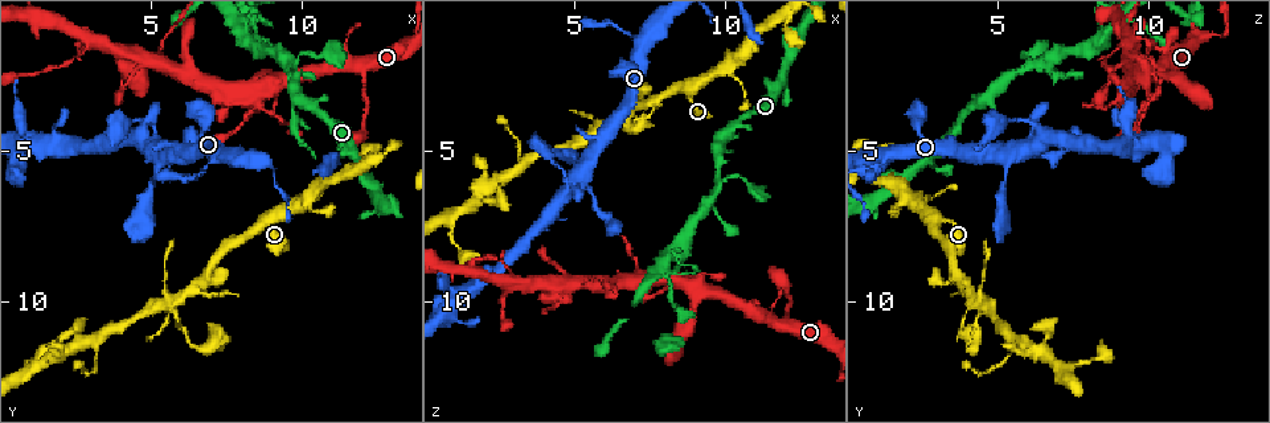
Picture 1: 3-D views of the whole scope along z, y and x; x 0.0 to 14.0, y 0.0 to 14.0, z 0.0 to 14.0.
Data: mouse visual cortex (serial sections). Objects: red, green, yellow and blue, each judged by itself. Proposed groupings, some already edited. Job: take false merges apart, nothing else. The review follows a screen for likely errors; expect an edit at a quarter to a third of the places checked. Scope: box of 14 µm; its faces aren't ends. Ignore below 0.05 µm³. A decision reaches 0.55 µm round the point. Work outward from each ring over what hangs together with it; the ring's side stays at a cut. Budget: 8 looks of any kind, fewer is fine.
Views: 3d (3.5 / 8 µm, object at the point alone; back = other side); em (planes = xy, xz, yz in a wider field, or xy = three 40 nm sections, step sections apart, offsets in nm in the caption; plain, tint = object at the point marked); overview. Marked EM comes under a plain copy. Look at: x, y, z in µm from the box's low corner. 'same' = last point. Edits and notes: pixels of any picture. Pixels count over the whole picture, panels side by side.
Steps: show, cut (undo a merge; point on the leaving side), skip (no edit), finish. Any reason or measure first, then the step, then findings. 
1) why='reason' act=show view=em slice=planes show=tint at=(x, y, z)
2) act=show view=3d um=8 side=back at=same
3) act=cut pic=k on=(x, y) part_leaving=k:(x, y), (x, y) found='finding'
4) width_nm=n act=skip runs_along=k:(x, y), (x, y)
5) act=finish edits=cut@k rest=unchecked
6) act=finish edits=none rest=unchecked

why='abrupt turn' act=show view=3d um=8 side=back at=(5.6, 10.0, 4.4)

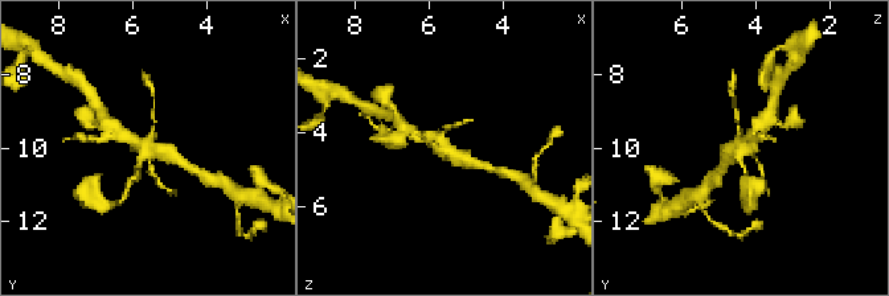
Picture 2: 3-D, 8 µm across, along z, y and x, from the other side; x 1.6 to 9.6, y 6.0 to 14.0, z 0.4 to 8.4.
act=show view=em slice=xy step=5 show=tint at=(5.6, 10.1, 4.4)

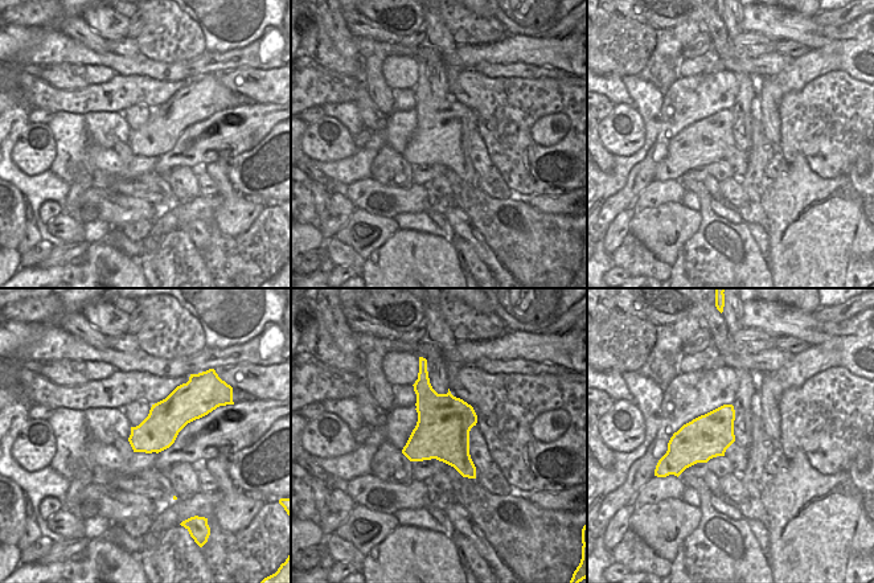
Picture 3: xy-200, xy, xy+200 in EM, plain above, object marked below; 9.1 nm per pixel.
act=skip runs_along=2:(118, 128), (146, 151), (180, 160) found='all the same cell'

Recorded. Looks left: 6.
why='small branch off a trunk' act=show view=3d um=3.5 at=(9.1, 2.6, 9.6)

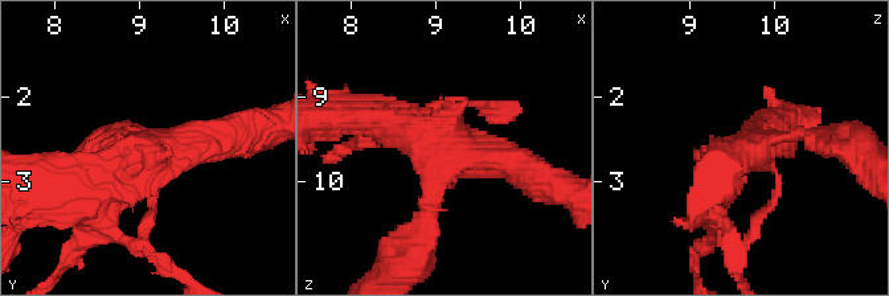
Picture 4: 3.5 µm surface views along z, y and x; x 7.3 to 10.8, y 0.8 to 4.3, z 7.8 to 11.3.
act=show view=em slice=xy step=5 show=tint at=(9.20, 2.65, 9.60)

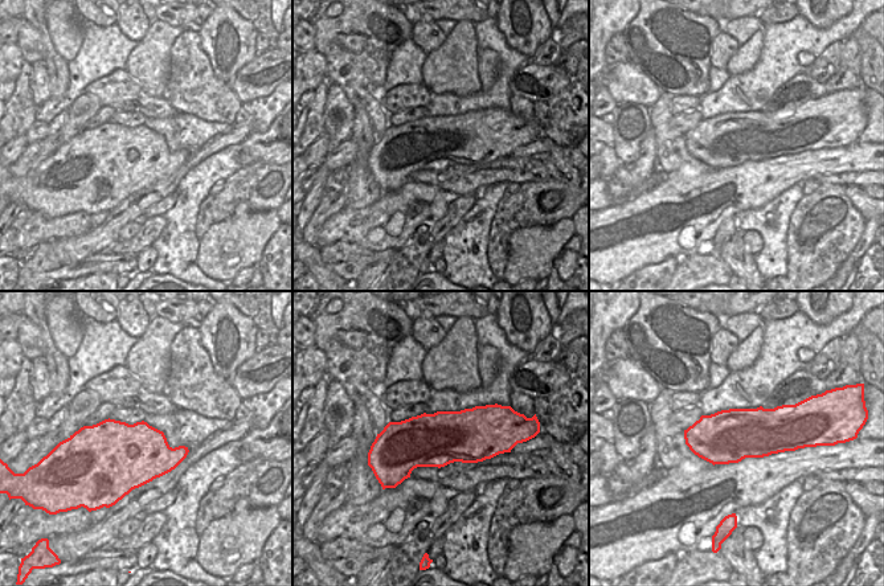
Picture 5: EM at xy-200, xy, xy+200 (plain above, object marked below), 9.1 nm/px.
width_nm=480 act=skip runs_along=4:(533, 176), (379, 122) found='one cell here'

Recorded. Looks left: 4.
why='a narrow waist' act=show view=3d um=3.5 at=(2.5, 1.8, 8.6)

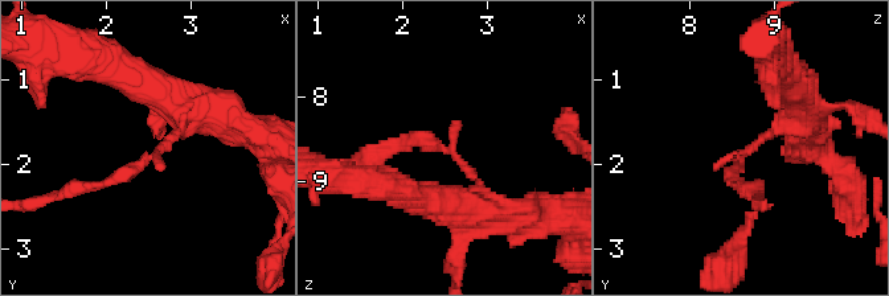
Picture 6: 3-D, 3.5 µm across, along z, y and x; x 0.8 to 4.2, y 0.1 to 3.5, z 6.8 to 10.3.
arm_widths_nm=150,200 why='shape alone is not enough' act=show view=em slice=xy step=2 show=tint at=(2.55, 1.90, 8.60)

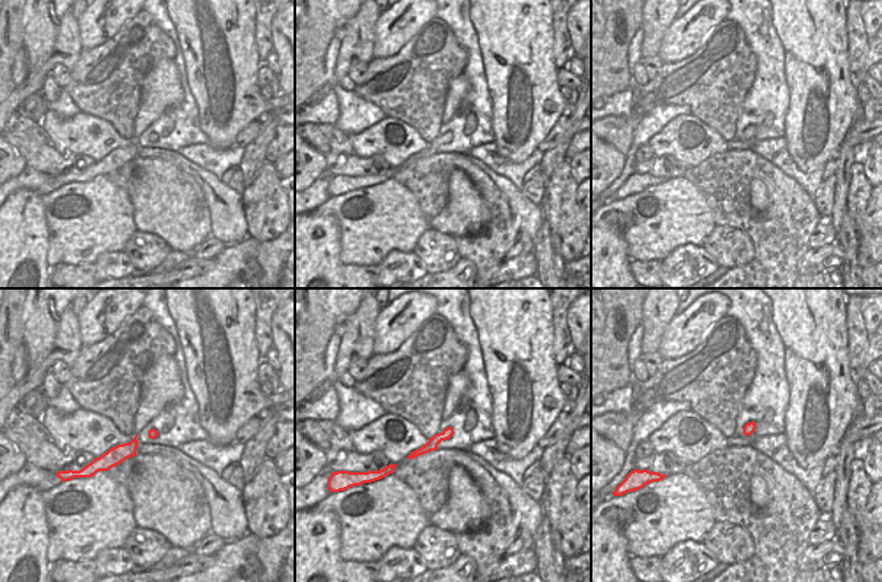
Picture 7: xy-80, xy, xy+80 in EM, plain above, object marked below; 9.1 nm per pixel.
act=cut pic=6 on=(115, 179) found='two cells meet here'

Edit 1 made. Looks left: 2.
act=finish edits=cut@6 rest=unchecked

